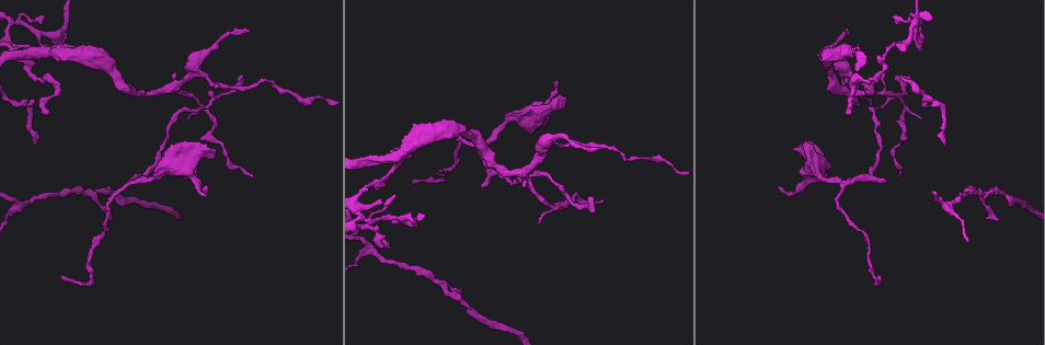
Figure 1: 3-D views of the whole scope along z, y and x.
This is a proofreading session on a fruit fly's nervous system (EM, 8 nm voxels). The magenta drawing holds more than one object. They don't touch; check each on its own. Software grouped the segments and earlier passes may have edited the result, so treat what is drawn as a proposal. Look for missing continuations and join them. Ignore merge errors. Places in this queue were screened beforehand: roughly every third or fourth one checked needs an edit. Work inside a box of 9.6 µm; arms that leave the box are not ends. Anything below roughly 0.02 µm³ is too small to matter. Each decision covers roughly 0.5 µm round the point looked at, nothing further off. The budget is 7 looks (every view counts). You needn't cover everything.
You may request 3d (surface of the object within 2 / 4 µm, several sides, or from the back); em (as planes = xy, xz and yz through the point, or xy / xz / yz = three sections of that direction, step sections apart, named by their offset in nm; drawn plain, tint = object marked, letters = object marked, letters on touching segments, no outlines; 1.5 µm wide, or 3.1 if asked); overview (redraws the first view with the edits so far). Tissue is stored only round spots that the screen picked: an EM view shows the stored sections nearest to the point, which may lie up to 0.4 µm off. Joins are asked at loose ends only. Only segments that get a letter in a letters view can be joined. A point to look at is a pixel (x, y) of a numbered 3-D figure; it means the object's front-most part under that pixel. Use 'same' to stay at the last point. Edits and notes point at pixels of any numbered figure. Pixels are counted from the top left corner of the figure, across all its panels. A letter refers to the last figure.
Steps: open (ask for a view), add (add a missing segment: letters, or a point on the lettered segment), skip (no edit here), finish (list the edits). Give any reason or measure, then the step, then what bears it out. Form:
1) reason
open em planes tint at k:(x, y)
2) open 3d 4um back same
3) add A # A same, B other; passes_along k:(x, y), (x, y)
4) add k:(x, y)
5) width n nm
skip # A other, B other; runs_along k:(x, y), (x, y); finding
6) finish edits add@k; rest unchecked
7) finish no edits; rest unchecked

open em xy step 4 tint at 1:(602, 202)

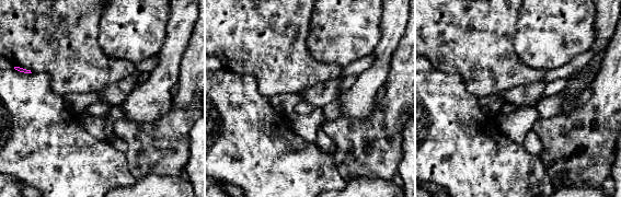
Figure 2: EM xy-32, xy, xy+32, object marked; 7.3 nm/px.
cut it another way
open em planes letters same

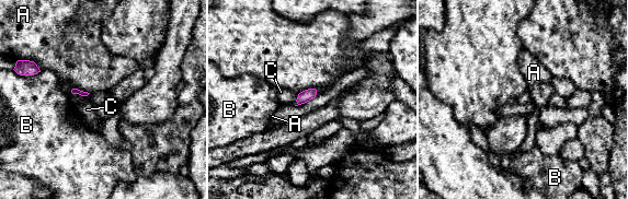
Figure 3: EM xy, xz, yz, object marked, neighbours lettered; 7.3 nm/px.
longest_contact A 150 nm
skip # A other, B other, C other; no lettered segment goes on from it

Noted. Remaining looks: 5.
free end
open 3d 4um at 1:(215, 150)

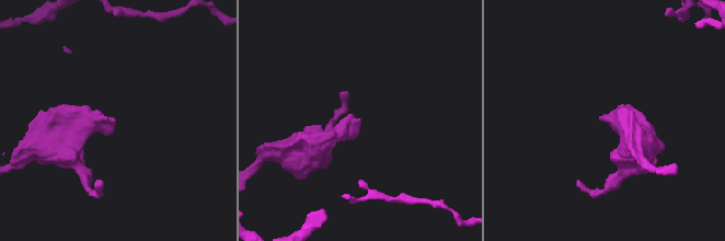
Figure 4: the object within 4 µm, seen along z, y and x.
shape alone is not enough
open em planes letters at 4:(359, 121)

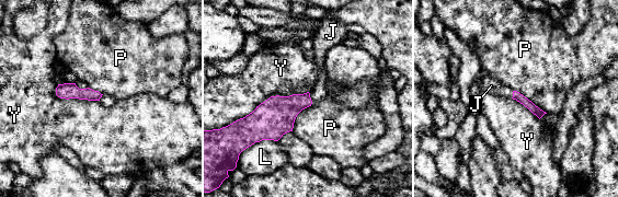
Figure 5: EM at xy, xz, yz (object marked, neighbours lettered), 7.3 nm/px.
longest_contact Y 600 nm
add J # J same, L other, P other, Y other; the cell continues

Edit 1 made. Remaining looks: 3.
thin end
open em xz step 8 tint at 1:(41, 20)

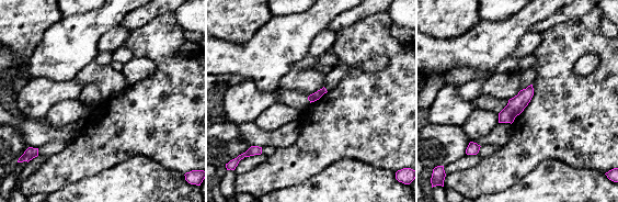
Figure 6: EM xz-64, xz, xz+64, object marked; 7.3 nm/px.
cut it another way
open em yz step 8 letters same

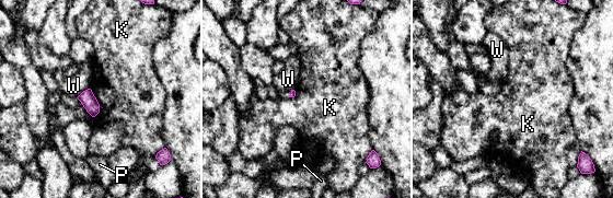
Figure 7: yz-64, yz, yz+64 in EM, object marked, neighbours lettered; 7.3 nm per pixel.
skip # K other, P other, W other; border 7:(90, 88), (99, 104), (94, 117); no lettered segment goes on from it

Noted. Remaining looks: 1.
finish edits add@5; rest unchecked

